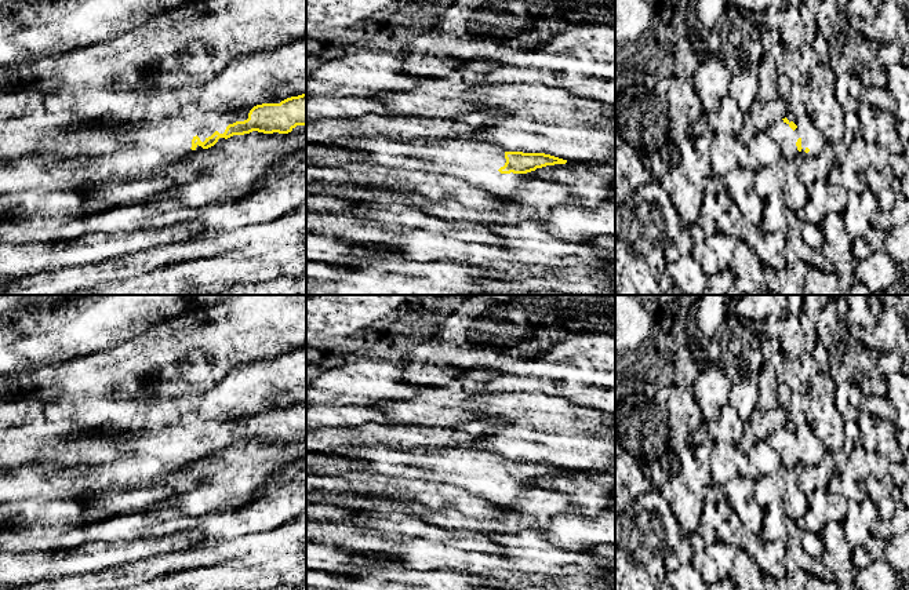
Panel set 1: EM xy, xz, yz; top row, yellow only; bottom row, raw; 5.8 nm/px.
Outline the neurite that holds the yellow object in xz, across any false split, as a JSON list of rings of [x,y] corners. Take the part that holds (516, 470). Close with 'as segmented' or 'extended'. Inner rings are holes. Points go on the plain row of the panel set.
[[[505,460],[505,467],[505,474],[498,478],[501,482],[527,482],[546,474],[567,471],[567,469],[545,462]]]; as segmented

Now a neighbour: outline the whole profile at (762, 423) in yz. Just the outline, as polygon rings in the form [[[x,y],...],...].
[[[781,407],[772,411],[756,408],[743,422],[743,434],[738,448],[745,452],[750,451],[757,442],[766,441],[772,431],[785,427],[785,422],[786,415]]]

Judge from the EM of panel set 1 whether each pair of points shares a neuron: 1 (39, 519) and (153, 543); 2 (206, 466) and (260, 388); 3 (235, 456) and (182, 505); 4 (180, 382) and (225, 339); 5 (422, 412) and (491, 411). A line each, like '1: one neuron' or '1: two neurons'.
1: two neurons
2: two neurons
3: one neuron
4: one neuron
5: one neuron

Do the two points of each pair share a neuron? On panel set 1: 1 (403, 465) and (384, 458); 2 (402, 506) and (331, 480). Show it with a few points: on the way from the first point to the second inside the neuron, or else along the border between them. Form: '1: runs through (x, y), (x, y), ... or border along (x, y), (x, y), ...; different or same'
1: runs through (399, 462), (388, 461); same
2: border along (348, 492), (399, 495), (403, 499); different

